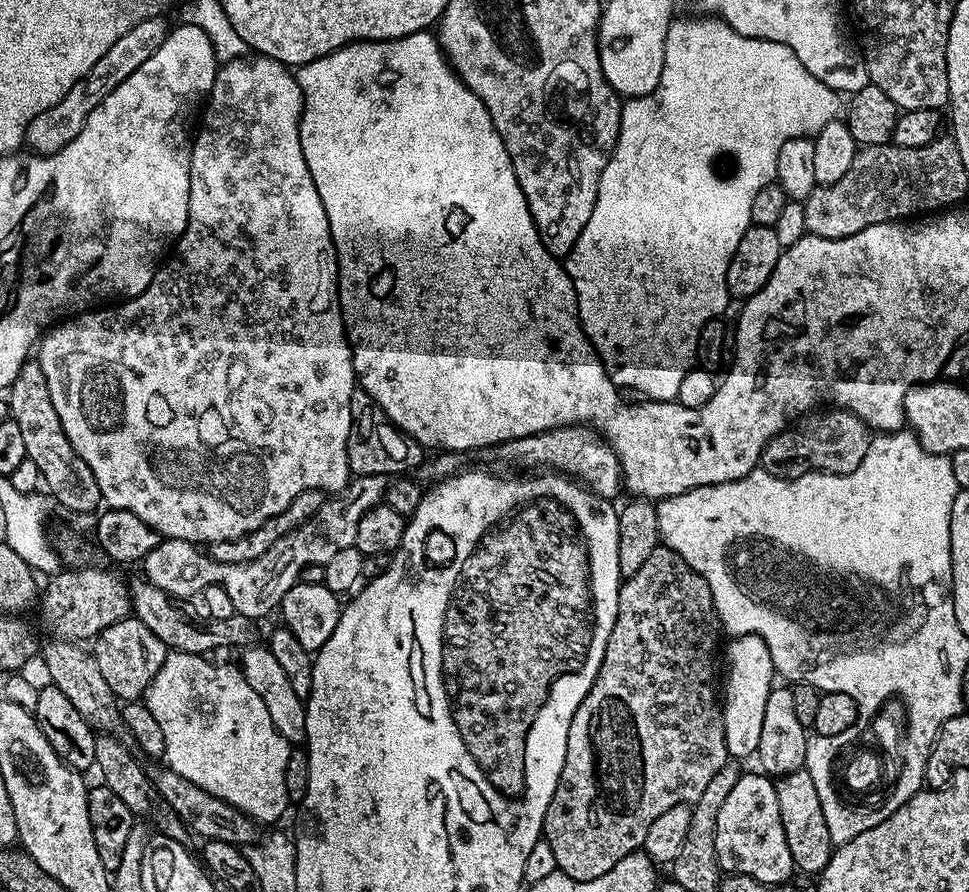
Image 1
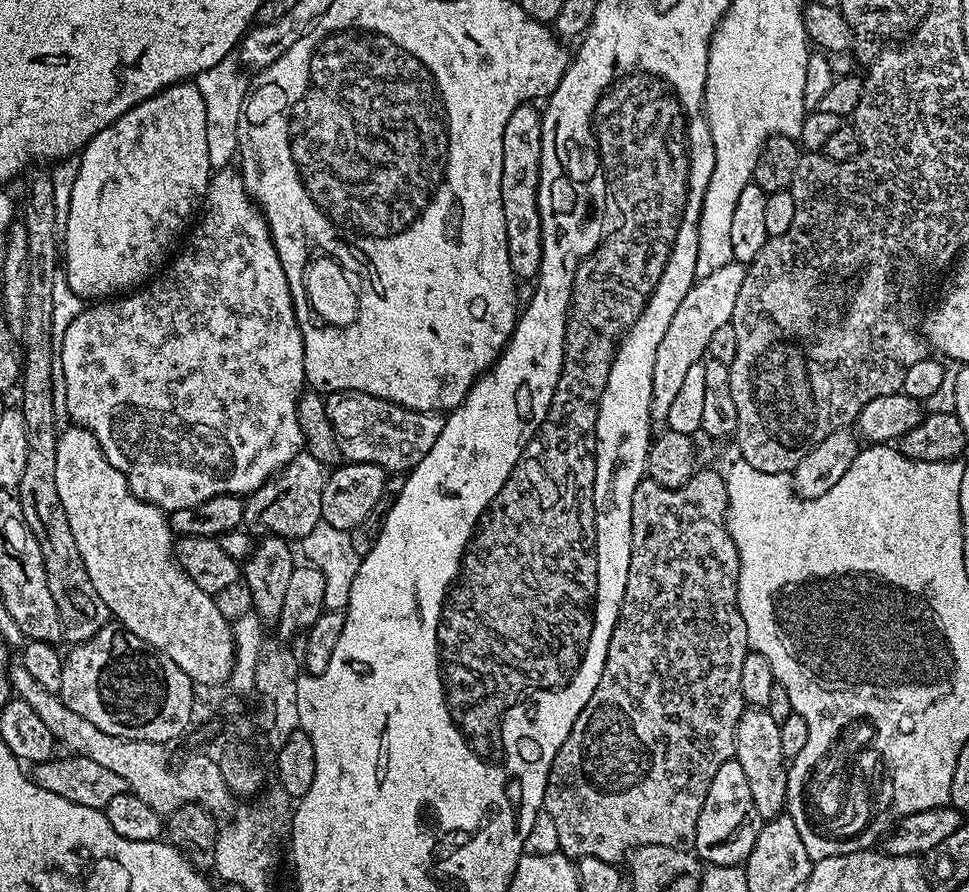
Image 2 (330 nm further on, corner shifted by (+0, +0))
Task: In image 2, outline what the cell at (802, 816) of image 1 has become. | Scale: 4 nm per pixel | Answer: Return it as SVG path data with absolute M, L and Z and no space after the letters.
M745 707L744 713L738 718L736 727L736 755L734 759L742 766L746 773L746 783L750 786L750 798L754 802L754 810L758 810L761 821L772 820L785 811L788 803L788 764L782 752L779 738L780 724L770 718L770 714L763 708Z

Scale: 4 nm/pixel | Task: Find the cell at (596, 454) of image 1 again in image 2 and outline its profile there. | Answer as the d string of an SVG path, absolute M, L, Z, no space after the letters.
M735 262L722 266L722 270L714 270L714 274L699 277L686 294L686 298L682 298L669 329L666 330L666 334L662 334L658 354L654 354L653 425L667 425L670 406L681 392L682 381L686 379L690 366L701 363L705 359L712 335L722 326L732 322L734 302L738 302L738 290L742 290L742 278L745 271L745 265Z

